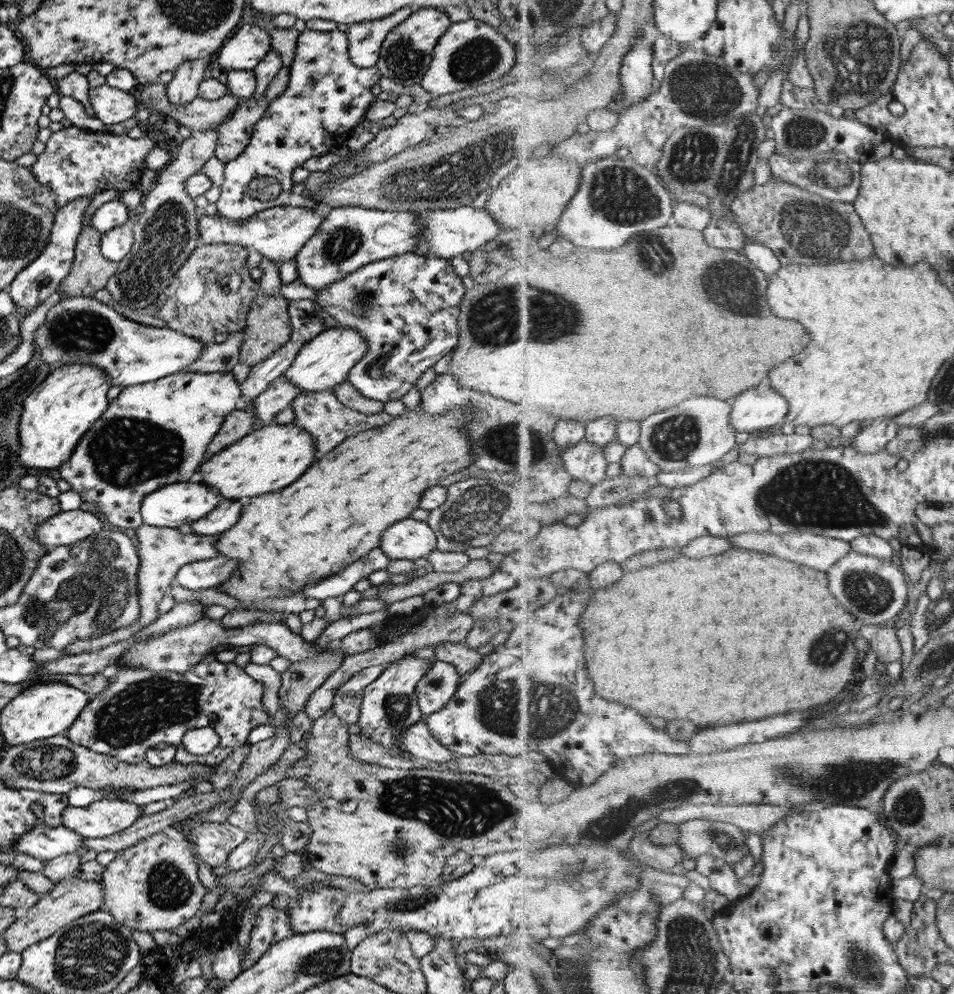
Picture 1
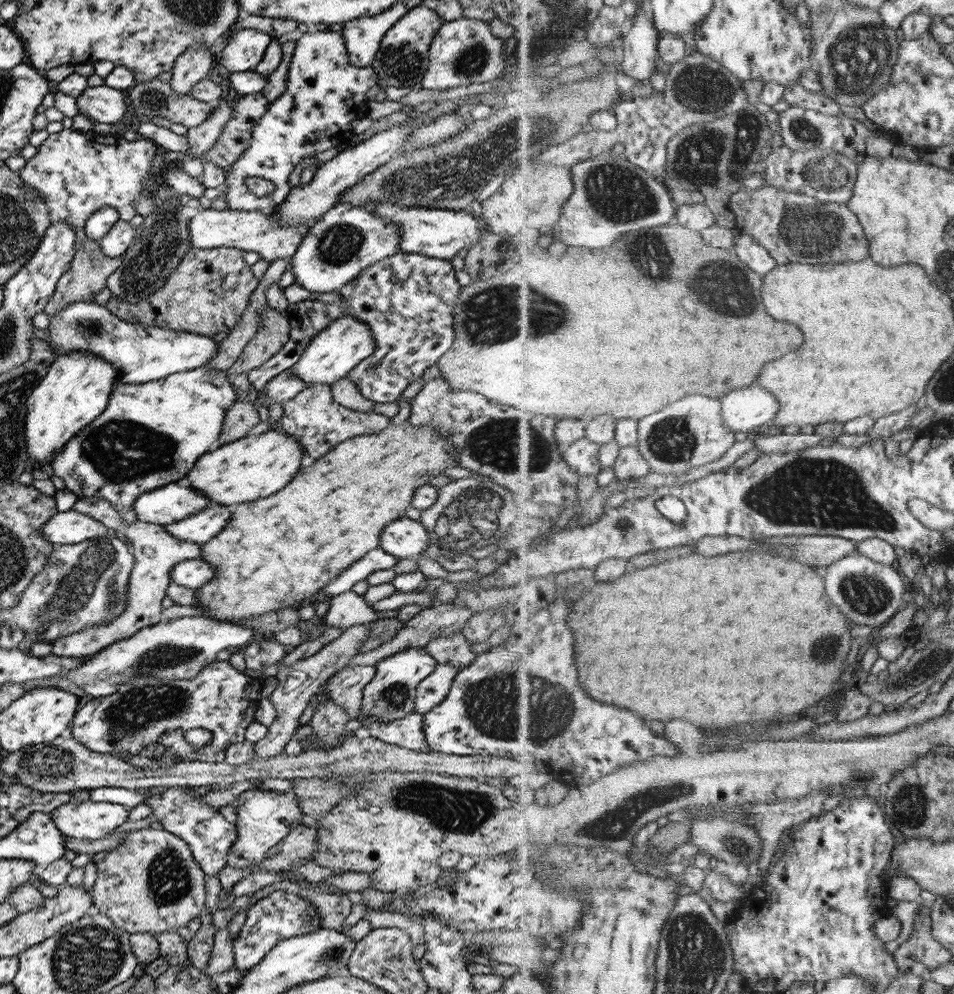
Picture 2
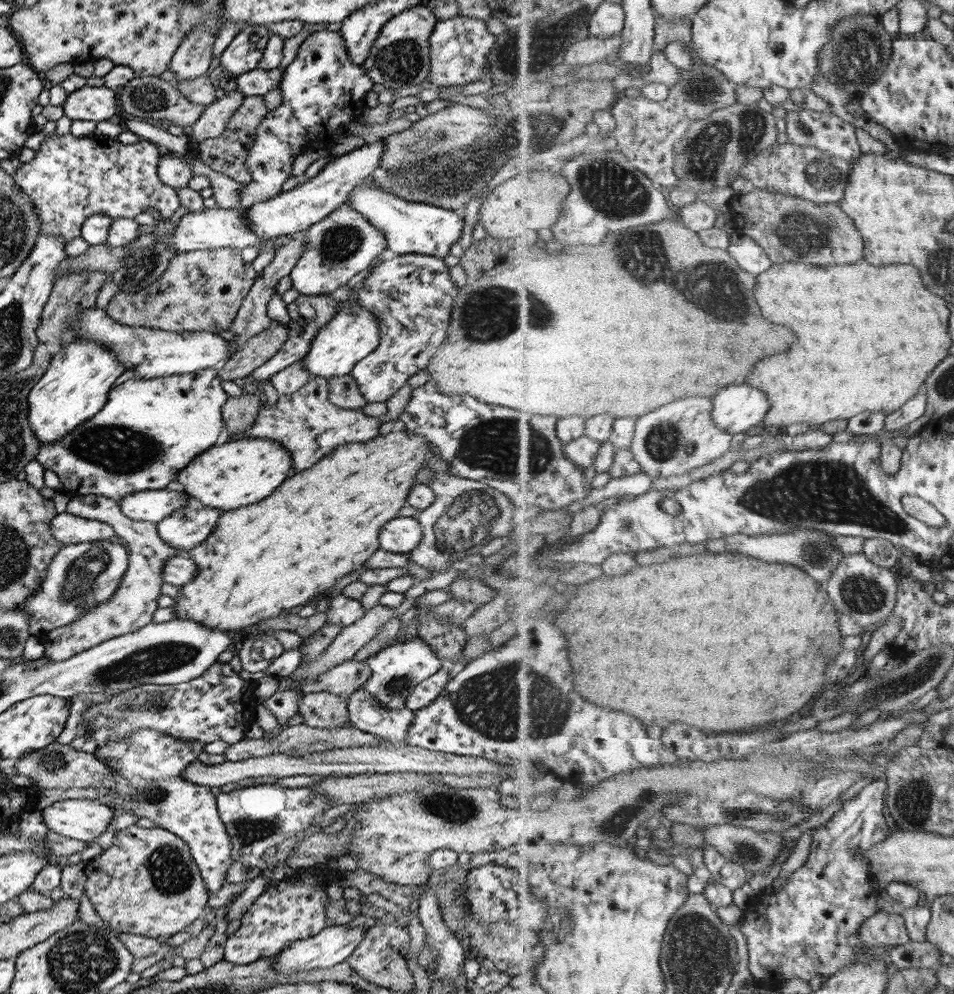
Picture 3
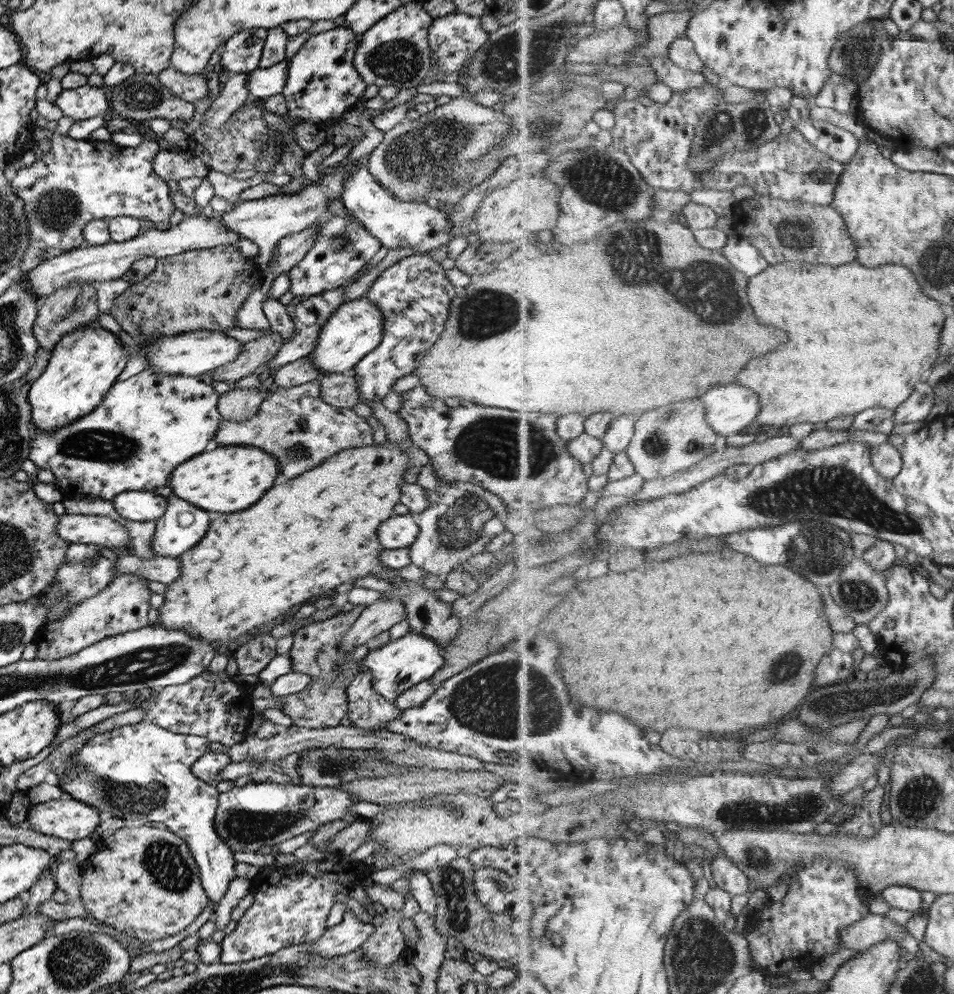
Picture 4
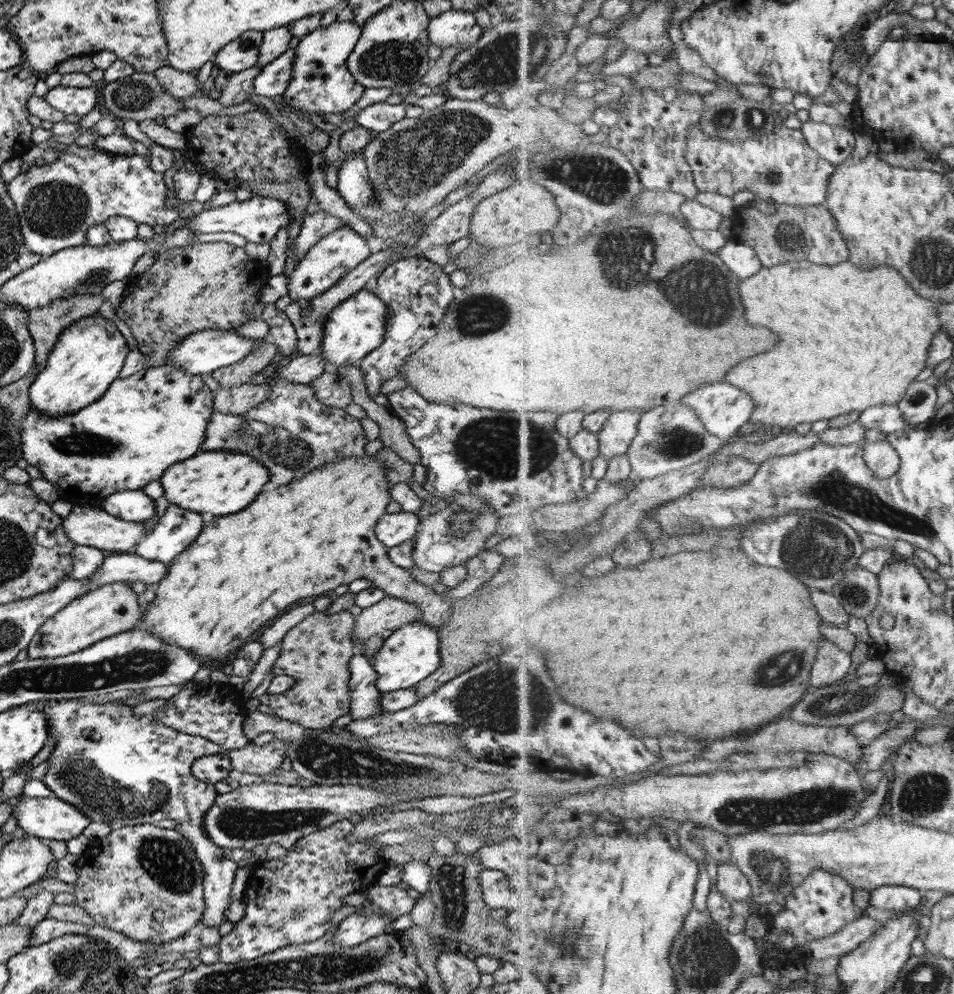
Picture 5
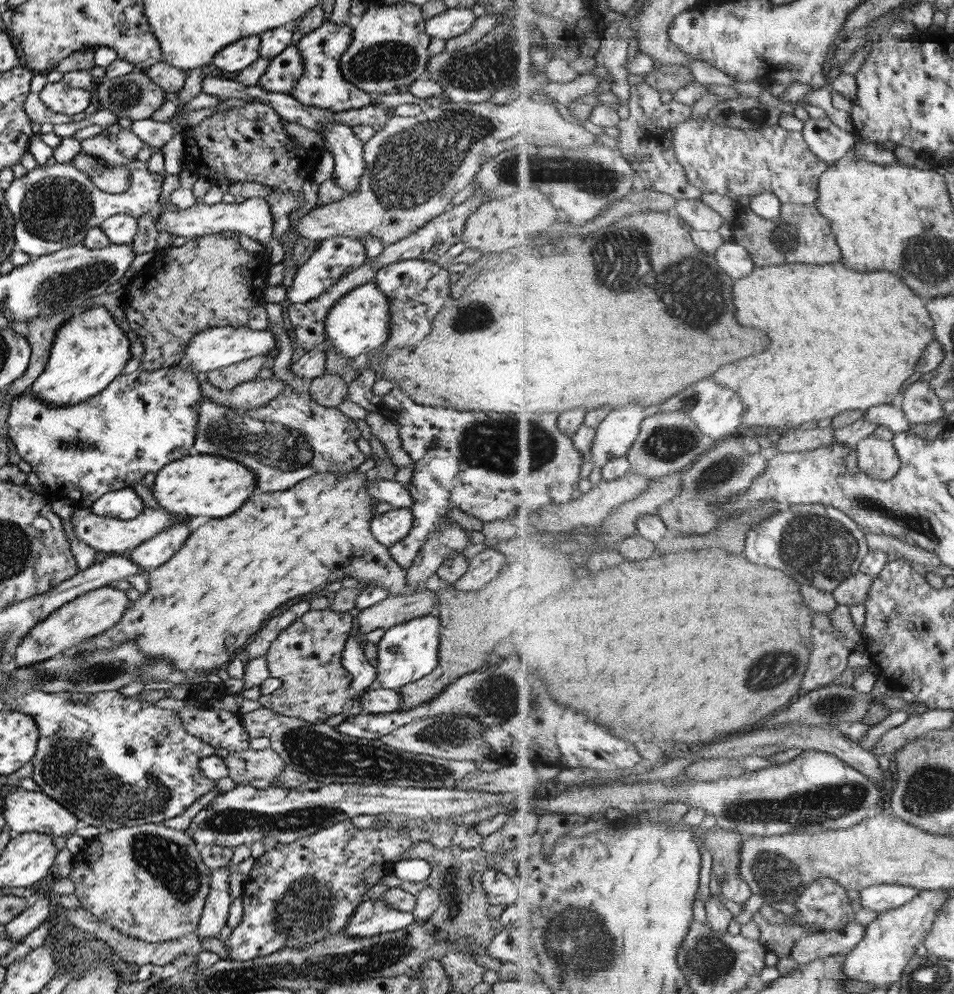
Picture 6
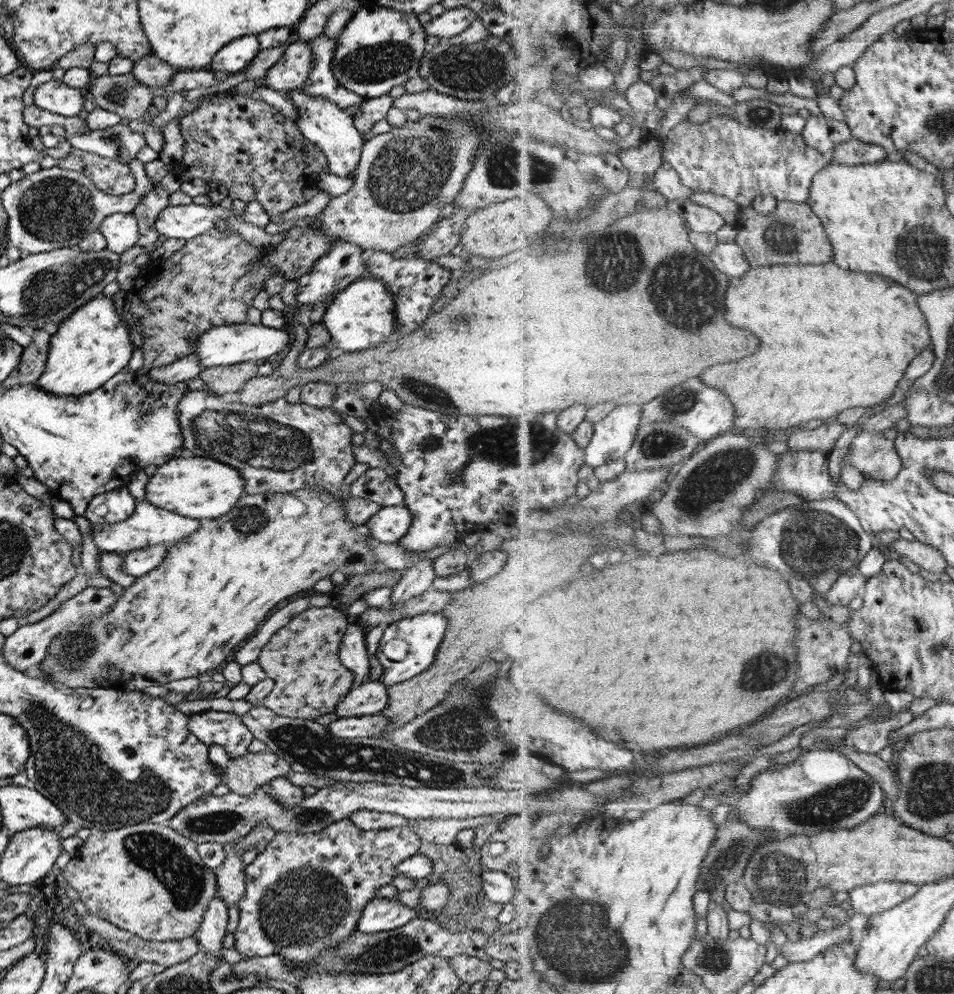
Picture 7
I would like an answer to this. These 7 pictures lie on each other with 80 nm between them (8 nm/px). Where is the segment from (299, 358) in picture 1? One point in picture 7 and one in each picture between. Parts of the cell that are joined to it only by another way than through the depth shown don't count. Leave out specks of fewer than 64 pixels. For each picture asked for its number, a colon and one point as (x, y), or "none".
2: (332, 353)
3: (351, 334)
4: (354, 328)
5: (356, 326)
6: (358, 323)
7: (361, 316)

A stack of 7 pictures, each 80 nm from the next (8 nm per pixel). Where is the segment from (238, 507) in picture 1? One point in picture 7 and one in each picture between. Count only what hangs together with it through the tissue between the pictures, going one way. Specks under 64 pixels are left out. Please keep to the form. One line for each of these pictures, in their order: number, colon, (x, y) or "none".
2: (200, 527)
3: (192, 523)
4: (181, 525)
5: (176, 528)
6: (154, 552)
7: (138, 562)

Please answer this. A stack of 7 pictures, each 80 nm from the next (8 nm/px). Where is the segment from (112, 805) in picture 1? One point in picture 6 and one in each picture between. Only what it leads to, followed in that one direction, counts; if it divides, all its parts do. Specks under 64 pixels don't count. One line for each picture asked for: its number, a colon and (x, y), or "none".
2: (89, 820)
3: (81, 819)
4: (65, 818)
5: (47, 818)
6: (24, 811)

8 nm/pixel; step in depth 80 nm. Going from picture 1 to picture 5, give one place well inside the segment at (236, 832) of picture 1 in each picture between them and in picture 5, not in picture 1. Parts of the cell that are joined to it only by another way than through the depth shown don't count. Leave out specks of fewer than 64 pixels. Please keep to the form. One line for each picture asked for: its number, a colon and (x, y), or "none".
2: (180, 812)
3: (148, 765)
4: (141, 772)
5: (120, 769)

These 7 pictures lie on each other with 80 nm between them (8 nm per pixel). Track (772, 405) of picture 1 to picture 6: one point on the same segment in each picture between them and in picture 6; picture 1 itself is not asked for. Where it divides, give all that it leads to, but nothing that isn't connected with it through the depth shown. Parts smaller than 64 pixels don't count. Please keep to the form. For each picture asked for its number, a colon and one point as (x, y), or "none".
2: (744, 410)
3: (741, 408)
4: (733, 409)
5: (724, 409)
6: (718, 411)

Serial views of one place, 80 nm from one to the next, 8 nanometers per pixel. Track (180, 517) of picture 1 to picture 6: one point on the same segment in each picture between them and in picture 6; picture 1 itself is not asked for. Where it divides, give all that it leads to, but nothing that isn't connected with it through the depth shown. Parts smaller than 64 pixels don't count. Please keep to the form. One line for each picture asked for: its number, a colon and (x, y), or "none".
2: (170, 503)
3: (152, 506)
4: (138, 506)
5: (129, 505)
6: (123, 504)

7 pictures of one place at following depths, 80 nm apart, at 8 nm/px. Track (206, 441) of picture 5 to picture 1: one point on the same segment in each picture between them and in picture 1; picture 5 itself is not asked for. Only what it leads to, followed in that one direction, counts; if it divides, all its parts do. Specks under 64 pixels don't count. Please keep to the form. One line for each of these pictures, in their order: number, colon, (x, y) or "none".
1: (328, 422)
2: (311, 417)
3: (304, 422)
4: (294, 425)

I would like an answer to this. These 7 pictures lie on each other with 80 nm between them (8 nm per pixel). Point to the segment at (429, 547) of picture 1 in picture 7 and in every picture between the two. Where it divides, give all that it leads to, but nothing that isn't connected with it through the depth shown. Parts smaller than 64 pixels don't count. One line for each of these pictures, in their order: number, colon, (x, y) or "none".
2: (403, 538)
3: (401, 534)
4: (397, 531)
5: (391, 529)
6: (389, 527)
7: (388, 524)

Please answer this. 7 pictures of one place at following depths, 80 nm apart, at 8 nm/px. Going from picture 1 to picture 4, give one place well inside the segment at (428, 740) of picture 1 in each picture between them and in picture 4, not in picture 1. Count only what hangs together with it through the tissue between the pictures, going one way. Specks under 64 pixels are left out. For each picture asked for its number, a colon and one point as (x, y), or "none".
2: (406, 732)
3: (388, 724)
4: (366, 709)

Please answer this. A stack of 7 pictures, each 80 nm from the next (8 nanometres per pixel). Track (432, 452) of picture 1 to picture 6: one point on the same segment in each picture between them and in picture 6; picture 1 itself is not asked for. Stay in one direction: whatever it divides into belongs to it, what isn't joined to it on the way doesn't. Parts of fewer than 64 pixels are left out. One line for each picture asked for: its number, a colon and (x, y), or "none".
2: (275, 551)
3: (261, 559)
4: (305, 535)
5: (301, 539)
6: (200, 605)

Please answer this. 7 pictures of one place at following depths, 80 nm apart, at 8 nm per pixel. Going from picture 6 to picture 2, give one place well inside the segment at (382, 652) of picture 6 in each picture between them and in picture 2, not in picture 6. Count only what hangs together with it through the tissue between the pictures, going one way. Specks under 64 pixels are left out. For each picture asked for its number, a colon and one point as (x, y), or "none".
2: (390, 694)
3: (396, 669)
4: (394, 667)
5: (410, 653)

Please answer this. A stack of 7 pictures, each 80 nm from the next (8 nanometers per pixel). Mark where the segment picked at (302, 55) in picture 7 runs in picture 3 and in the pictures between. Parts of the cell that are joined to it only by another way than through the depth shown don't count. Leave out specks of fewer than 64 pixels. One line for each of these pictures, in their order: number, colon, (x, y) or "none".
3: (255, 82)
4: (262, 82)
5: (273, 78)
6: (284, 69)

